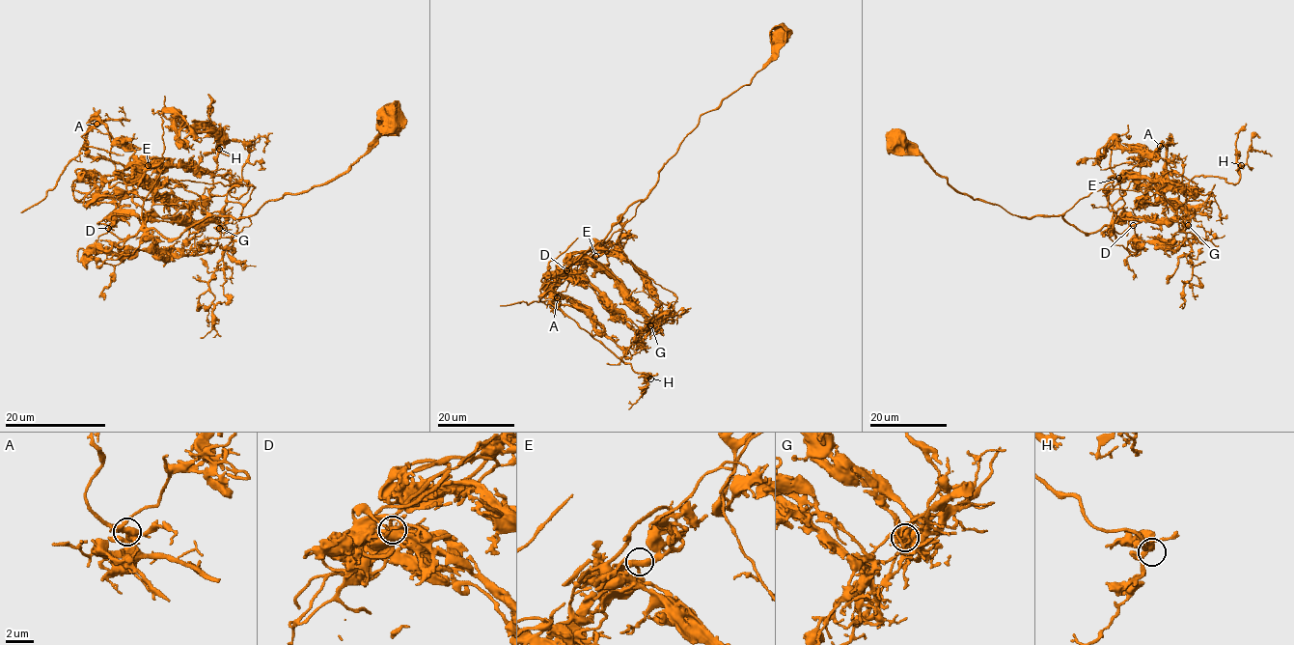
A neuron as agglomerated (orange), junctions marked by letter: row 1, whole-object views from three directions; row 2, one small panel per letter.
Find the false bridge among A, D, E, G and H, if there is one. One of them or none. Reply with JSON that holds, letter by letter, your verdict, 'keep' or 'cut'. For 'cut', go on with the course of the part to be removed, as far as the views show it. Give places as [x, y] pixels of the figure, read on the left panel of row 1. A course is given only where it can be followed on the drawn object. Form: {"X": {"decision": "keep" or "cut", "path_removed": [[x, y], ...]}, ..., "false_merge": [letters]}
{"A": {"decision": "cut", "path_removed": [[96, 124], [87, 132], [86, 150], [93, 156], [126, 168], [168, 163], [213, 174], [214, 131], [190, 137]]}, "D": {"decision": "keep"}, "E": {"decision": "keep"}, "G": {"decision": "keep"}, "H": {"decision": "keep"}, "false_merge": ["A"]}

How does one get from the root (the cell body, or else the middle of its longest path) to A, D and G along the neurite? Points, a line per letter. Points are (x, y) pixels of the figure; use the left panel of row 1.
A: (393, 115), (333, 180), (245, 217), (206, 216), (173, 238), (144, 223), (144, 202), (126, 188), (96, 124)
D: (393, 115), (344, 172), (268, 199), (252, 214), (206, 216), (173, 238), (152, 229), (119, 238), (108, 227)
G: (393, 115), (344, 172), (245, 217), (210, 214), (177, 181), (254, 188), (246, 203), (226, 203), (219, 227)

